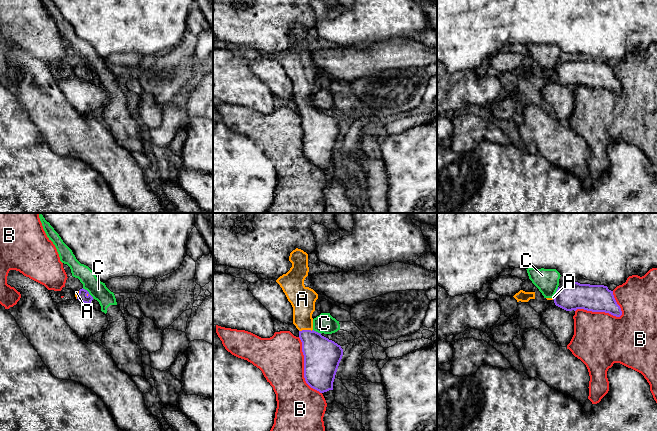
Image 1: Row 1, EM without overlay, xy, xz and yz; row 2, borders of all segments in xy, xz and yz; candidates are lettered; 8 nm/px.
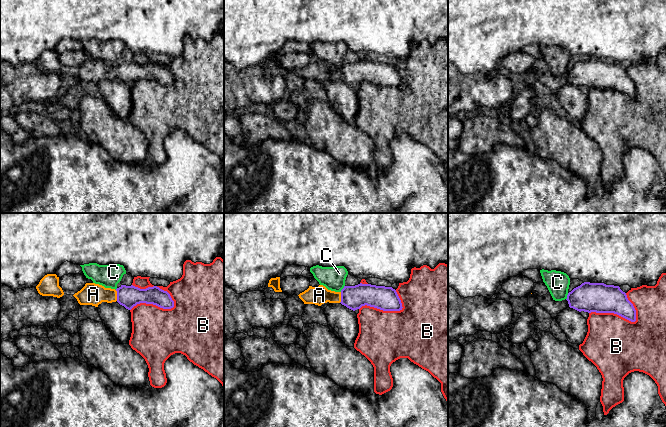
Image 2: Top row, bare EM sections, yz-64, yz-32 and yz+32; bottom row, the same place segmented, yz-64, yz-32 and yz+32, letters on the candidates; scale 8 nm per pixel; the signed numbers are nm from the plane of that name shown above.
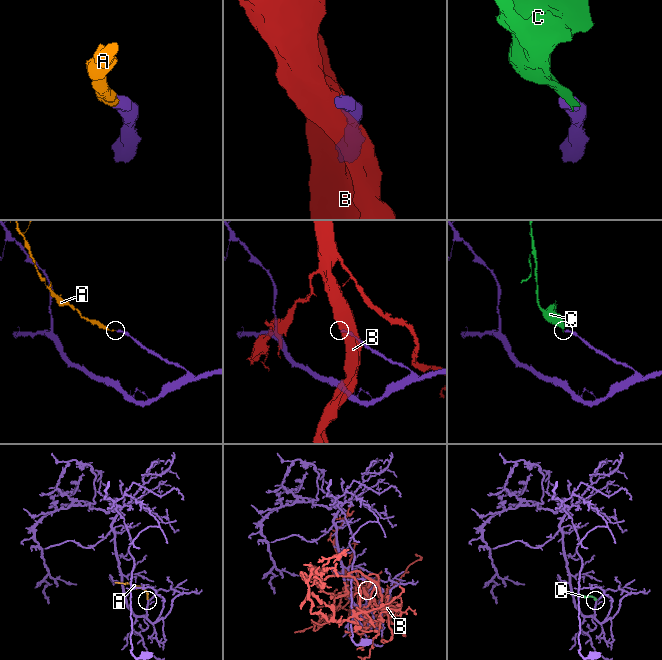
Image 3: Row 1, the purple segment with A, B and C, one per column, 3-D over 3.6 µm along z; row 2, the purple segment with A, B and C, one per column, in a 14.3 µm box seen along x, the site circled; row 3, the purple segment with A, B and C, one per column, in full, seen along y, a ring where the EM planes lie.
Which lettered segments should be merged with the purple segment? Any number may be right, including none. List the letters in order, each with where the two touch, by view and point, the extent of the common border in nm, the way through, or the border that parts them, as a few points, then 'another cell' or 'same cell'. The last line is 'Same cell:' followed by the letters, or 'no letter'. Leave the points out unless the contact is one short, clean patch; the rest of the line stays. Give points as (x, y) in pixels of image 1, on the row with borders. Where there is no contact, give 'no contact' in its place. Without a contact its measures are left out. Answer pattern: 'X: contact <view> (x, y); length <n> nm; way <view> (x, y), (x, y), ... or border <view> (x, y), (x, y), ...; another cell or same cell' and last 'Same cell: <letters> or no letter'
A: contact xz (305, 330); length 110 nm; way xz (322, 356), (305, 330), (302, 319), (302, 299); same cell
B: contact yz (599, 311); length 380 nm; another cell
C: contact xy (88, 292); length 130 nm; border xy (82, 288), (93, 298); another cell
Same cell: A

